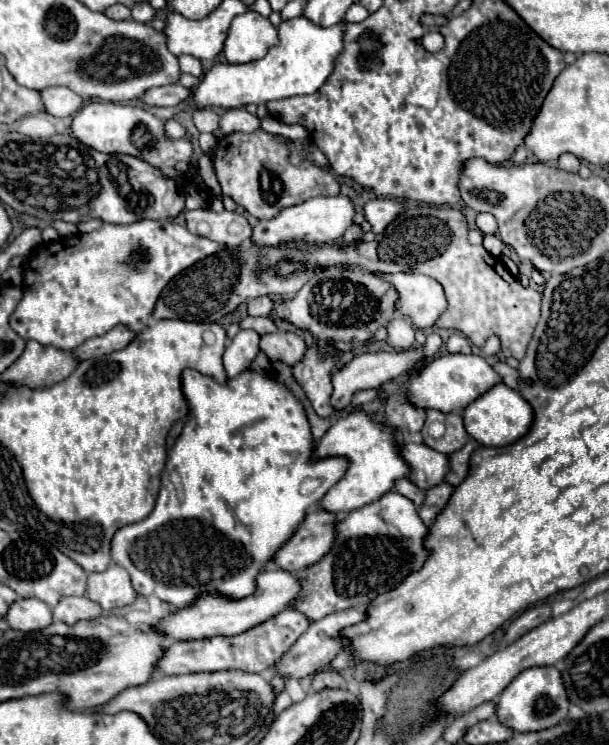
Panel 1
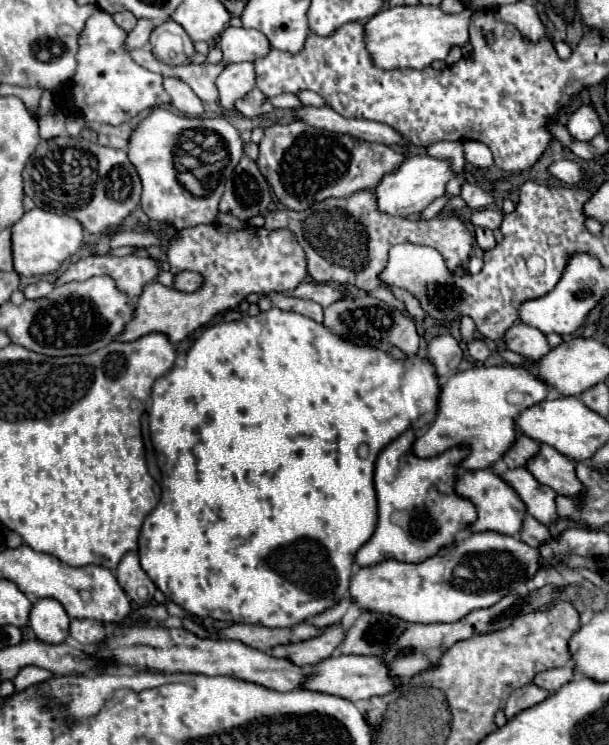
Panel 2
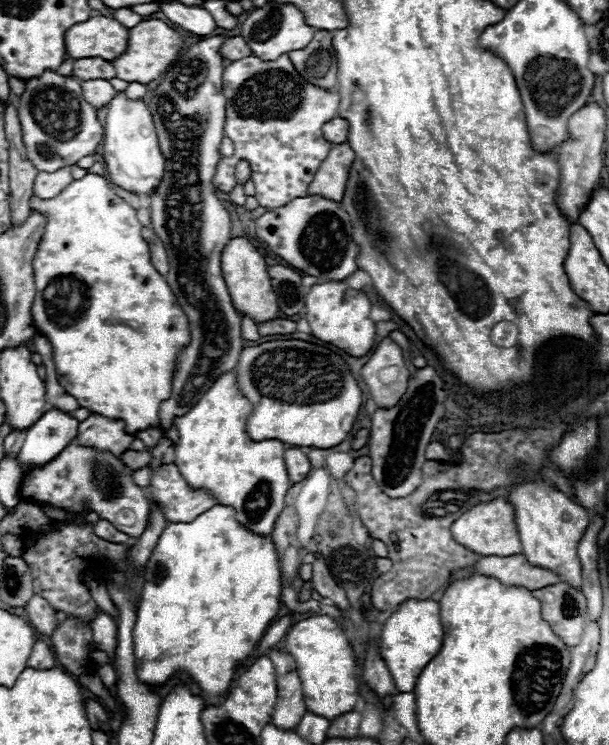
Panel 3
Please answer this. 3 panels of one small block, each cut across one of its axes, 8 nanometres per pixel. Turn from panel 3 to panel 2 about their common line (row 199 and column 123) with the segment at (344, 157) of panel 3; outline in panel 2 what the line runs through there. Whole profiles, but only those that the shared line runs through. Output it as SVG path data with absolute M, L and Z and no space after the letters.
M196 226L192 230L182 230L182 240L168 246L168 262L172 272L184 272L194 270L204 276L204 286L198 292L186 294L176 292L172 288L164 288L160 284L148 284L136 302L130 322L124 326L124 330L114 338L118 342L134 342L144 334L150 332L162 332L170 338L170 342L180 342L186 336L190 336L194 330L206 326L216 314L234 310L248 294L270 294L270 292L284 292L294 290L304 278L306 278L306 258L304 250L300 250L300 244L296 238L292 238L292 232L288 230L274 230L268 232L264 228L252 228L246 226L242 230L218 230L216 226Z

